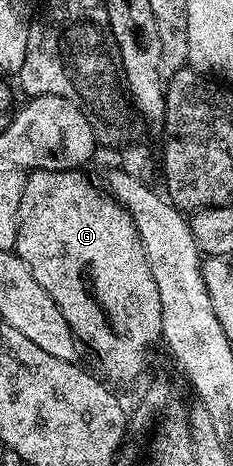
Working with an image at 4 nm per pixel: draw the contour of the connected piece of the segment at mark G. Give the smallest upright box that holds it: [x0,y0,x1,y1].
[16,170,162,384]

